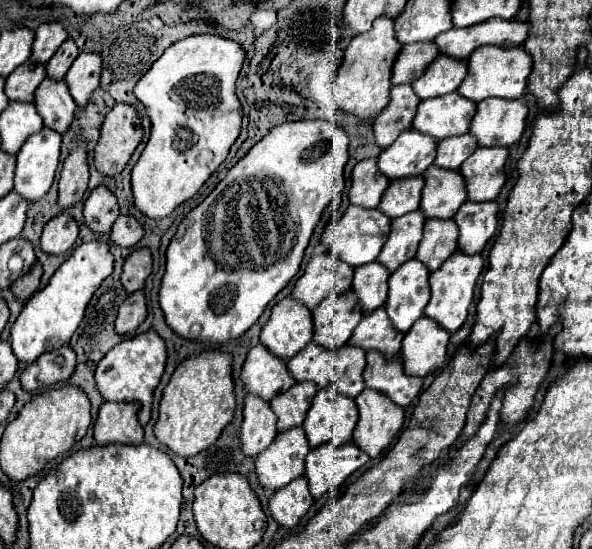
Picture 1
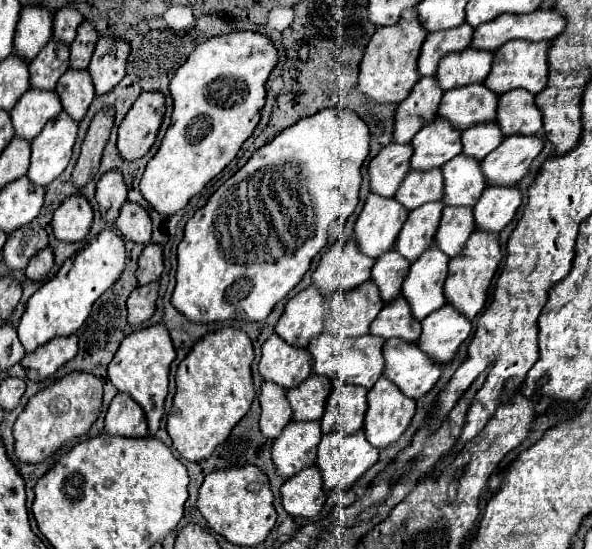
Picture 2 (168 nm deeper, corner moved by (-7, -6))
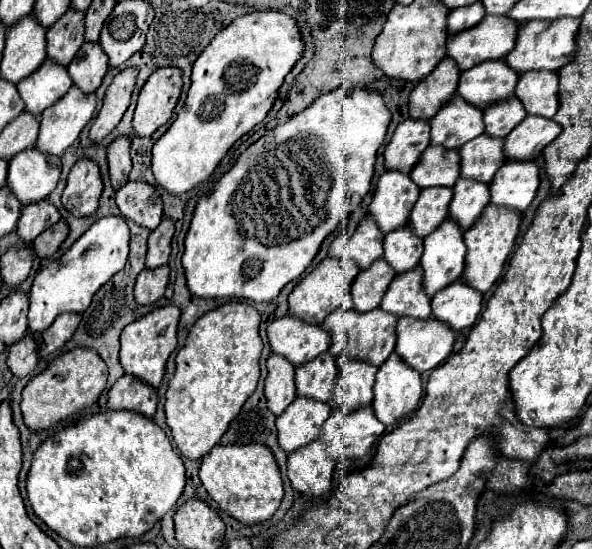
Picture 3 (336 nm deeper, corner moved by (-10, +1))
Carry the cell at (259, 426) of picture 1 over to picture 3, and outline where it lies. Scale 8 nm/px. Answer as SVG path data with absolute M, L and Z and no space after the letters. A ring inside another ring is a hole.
M270 354L268 362L268 376L266 376L266 388L264 394L268 398L268 408L280 416L288 404L296 398L296 388L294 388L294 366L278 354Z

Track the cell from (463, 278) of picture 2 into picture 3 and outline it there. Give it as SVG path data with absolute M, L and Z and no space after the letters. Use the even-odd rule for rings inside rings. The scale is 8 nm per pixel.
M488 204L482 216L476 220L476 224L464 232L464 242L468 252L466 252L466 268L462 278L468 286L480 292L488 292L494 286L514 248L516 236L520 232L520 222L522 222L522 214L512 214L512 210L500 210L500 206Z

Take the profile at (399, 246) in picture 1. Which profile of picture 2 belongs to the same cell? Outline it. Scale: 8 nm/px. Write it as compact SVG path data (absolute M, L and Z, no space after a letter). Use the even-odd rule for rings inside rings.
M427 203L421 205L421 209L413 209L399 231L399 237L395 241L395 251L401 253L407 261L417 261L417 257L433 245L433 237L441 219L443 203Z

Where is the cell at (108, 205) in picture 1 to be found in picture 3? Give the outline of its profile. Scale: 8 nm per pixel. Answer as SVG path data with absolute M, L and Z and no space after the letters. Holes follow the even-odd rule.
M118 136L108 148L108 164L110 164L110 178L116 188L128 182L128 174L132 170L132 158L130 158L130 138Z

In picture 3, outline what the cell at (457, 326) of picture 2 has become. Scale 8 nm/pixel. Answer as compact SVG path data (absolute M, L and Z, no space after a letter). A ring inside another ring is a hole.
M460 278L432 298L432 316L446 322L452 330L462 332L476 322L482 310L482 298L484 294L472 290L472 286Z

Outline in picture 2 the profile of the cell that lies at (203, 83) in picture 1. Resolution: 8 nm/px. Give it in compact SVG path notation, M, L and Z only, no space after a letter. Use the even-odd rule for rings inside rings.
M251 31L213 37L187 57L169 81L173 99L171 125L159 151L147 163L139 189L147 203L169 217L181 211L189 199L219 175L251 137L265 105L265 81L277 65L277 49L271 39Z

